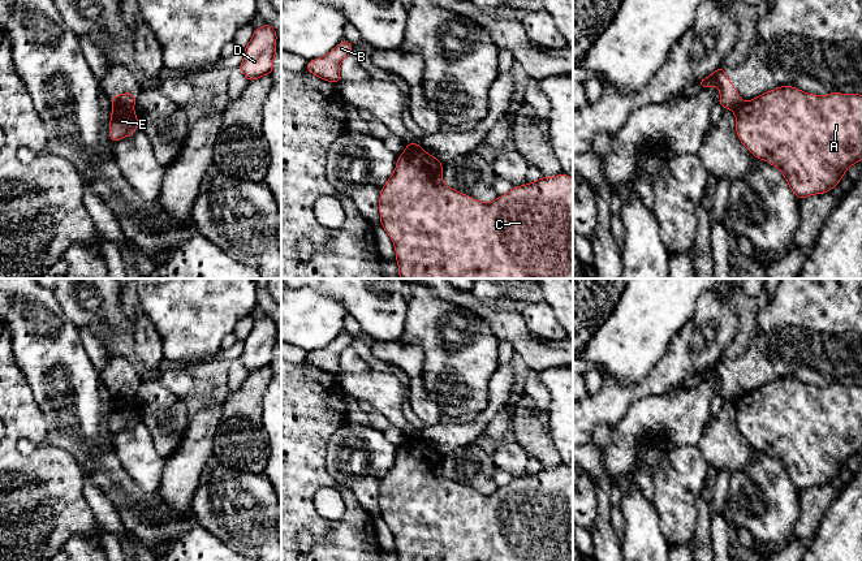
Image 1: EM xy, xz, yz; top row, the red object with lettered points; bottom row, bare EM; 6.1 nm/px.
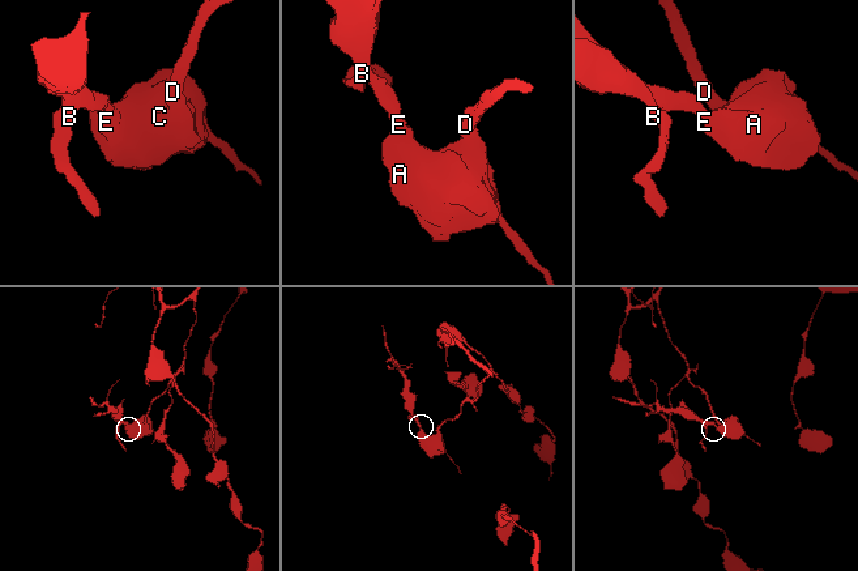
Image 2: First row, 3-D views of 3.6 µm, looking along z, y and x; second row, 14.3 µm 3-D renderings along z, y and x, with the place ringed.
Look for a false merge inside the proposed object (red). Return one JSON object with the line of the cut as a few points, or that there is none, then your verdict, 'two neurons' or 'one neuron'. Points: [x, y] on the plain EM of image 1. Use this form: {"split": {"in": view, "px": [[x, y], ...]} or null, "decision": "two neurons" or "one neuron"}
{"split": {"in": "xy", "px": [[132, 397], [113, 400]]}, "decision": "two neurons"}

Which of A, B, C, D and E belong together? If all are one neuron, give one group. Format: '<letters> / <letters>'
A C D E / B

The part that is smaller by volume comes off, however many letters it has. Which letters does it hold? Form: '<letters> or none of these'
B

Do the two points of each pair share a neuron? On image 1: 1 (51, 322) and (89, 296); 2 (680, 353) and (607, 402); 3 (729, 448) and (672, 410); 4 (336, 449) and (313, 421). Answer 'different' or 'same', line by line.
1: different
2: same
3: different
4: different

